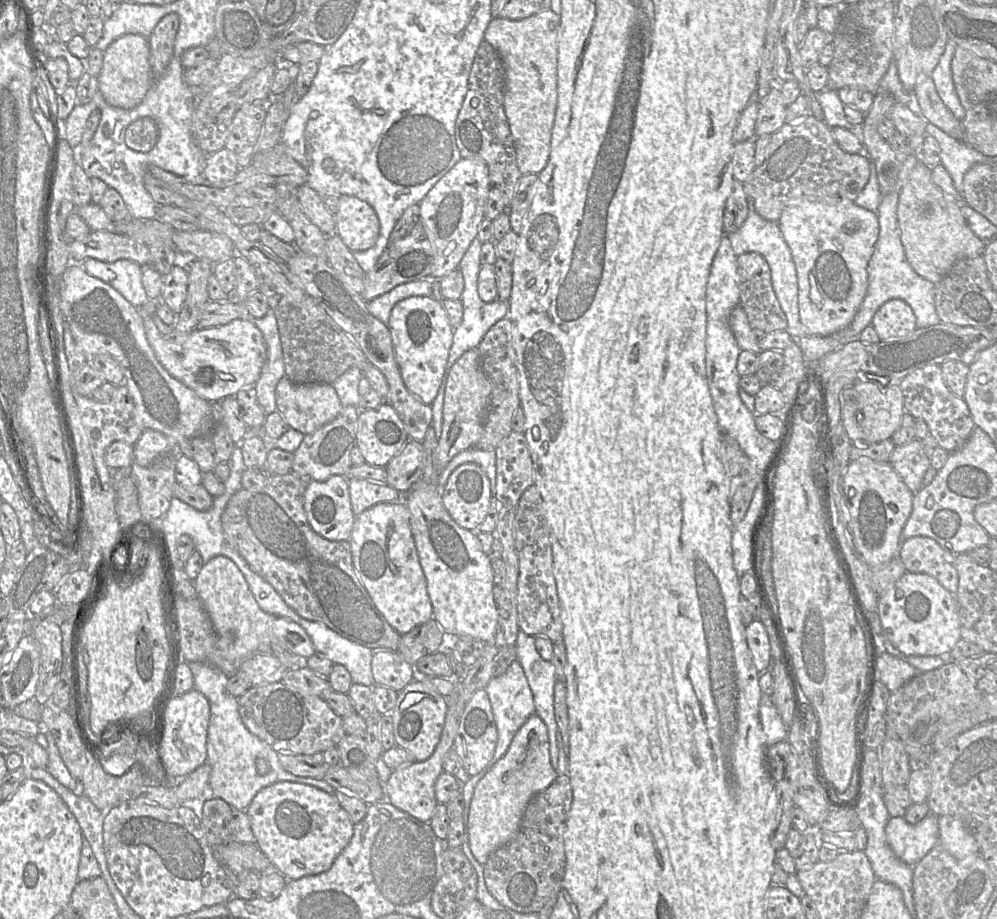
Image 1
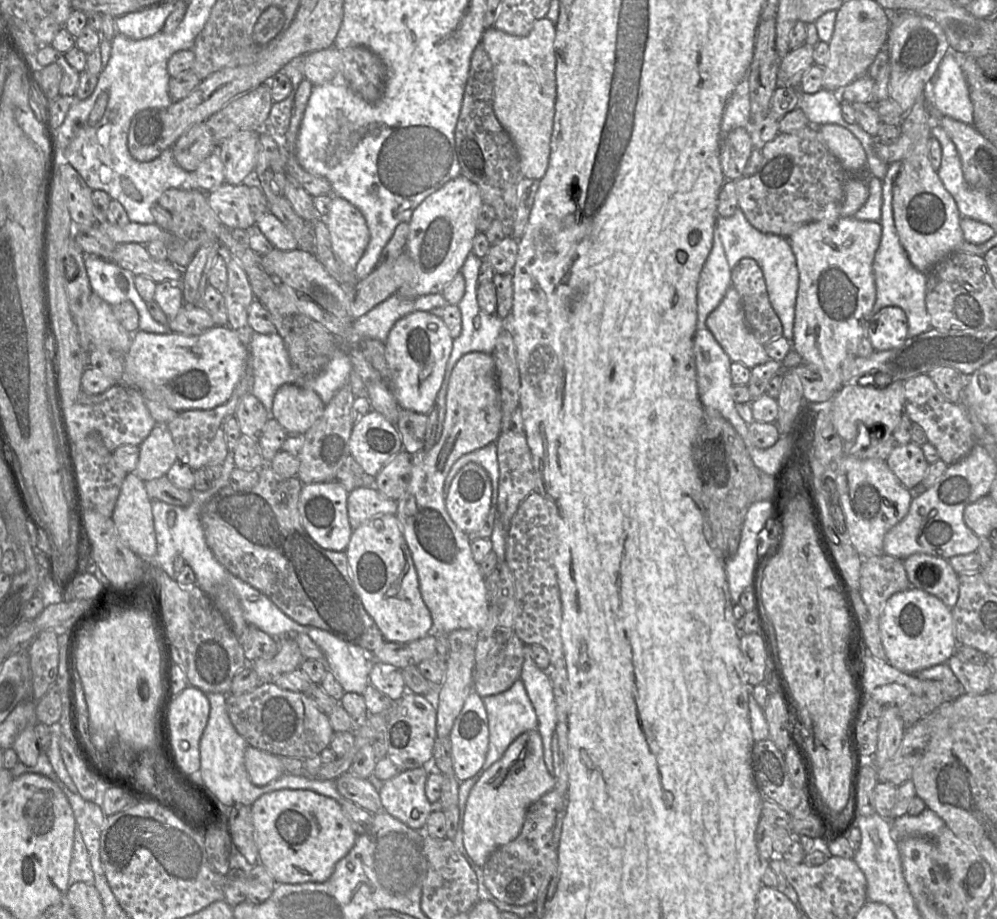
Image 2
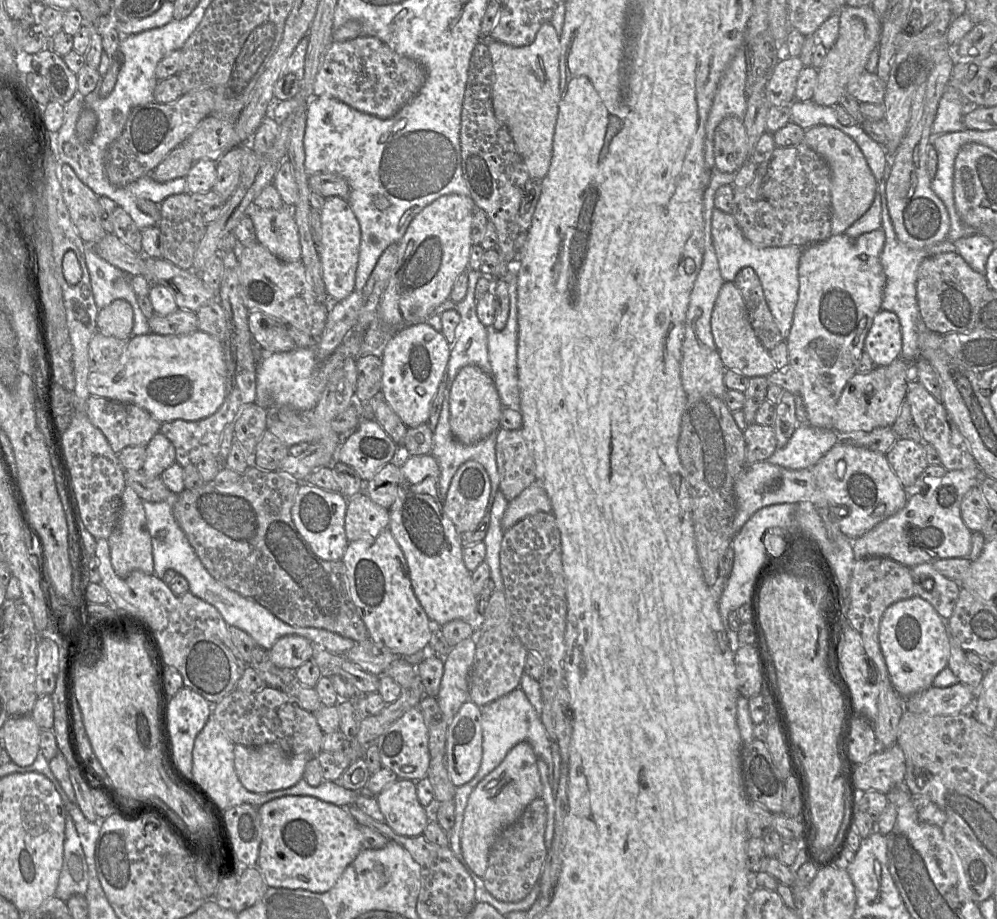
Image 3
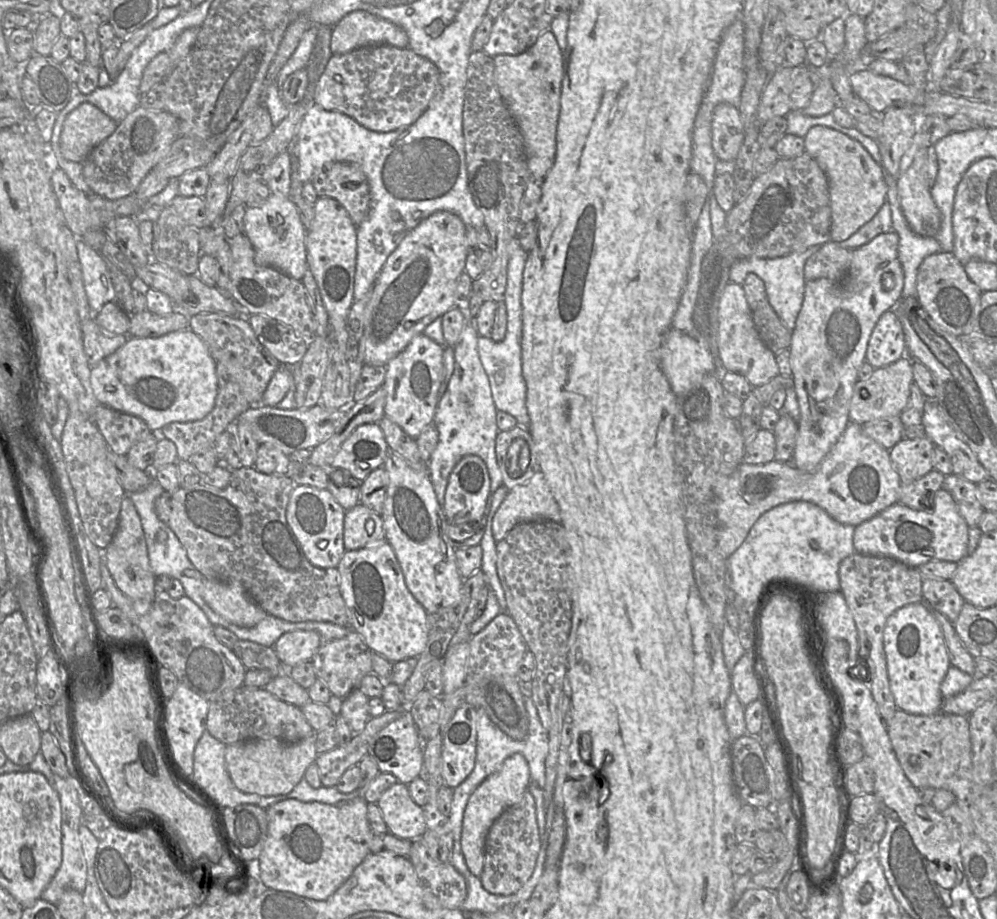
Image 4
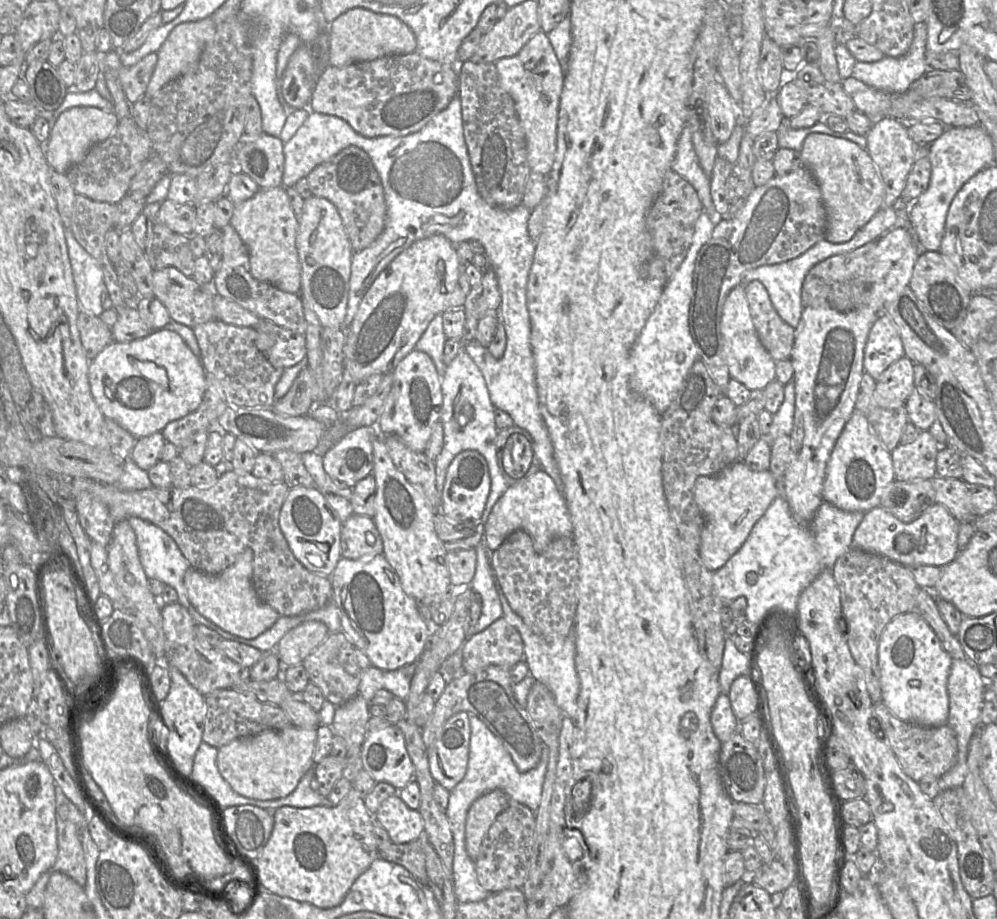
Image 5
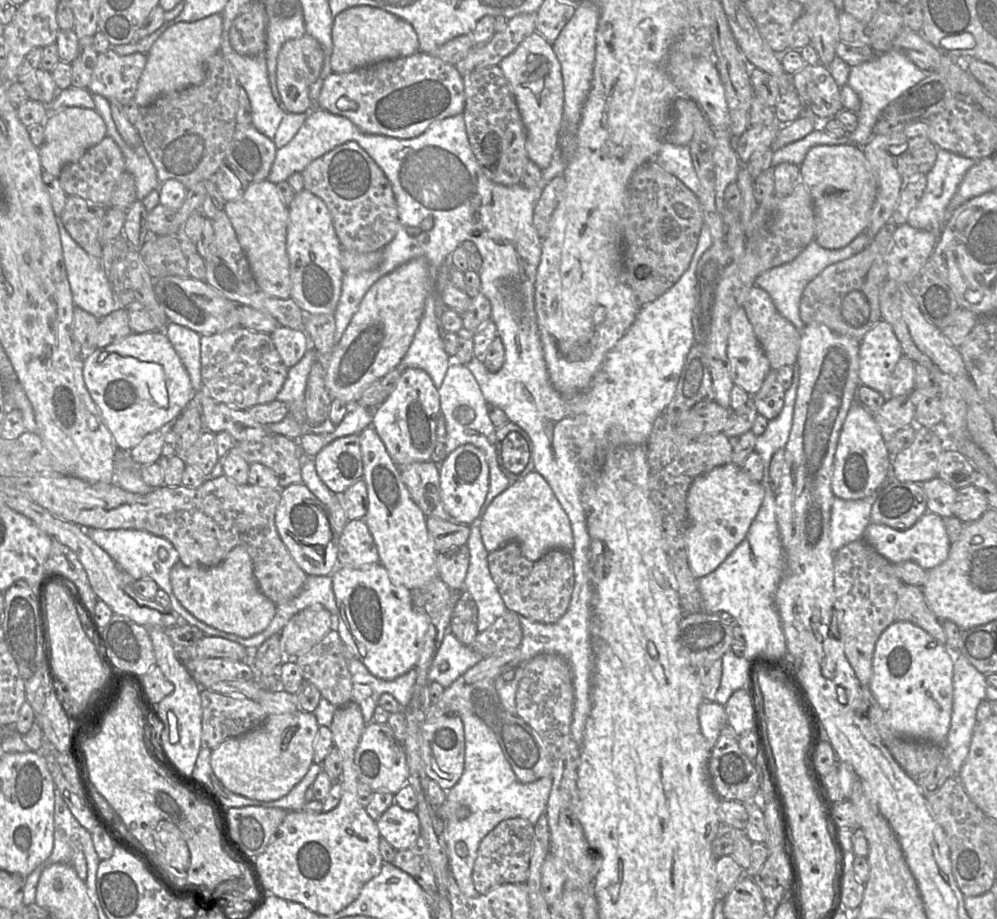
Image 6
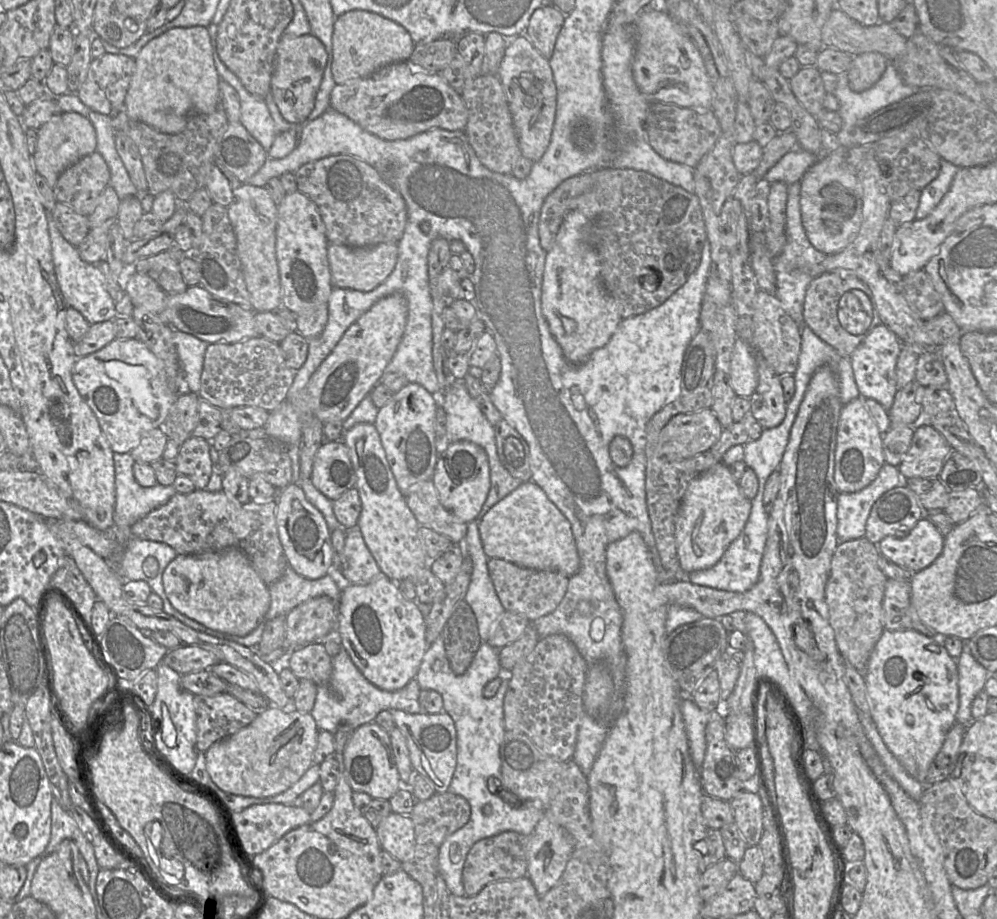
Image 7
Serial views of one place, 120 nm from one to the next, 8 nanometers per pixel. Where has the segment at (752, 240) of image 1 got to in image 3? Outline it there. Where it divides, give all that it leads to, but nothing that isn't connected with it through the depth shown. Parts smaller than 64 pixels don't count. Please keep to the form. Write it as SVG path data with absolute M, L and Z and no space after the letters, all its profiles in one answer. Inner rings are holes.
M717 208L713 209L711 222L712 243L719 263L721 276L725 282L734 282L738 272L751 267L761 282L764 297L781 335L786 341L792 326L794 310L799 296L799 246L759 247L748 241L735 218Z

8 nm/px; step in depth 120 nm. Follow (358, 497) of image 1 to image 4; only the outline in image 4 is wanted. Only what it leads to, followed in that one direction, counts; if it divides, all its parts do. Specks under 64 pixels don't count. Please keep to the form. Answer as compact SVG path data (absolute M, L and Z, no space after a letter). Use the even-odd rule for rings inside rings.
M360 502L346 511L344 517L344 548L358 550L385 540L381 515Z

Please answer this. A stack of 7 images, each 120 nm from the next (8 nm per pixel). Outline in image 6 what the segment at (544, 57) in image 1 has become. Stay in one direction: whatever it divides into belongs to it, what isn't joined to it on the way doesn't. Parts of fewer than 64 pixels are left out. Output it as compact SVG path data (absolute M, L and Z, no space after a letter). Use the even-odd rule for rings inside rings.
M535 31L498 66L510 85L526 130L528 158L543 170L558 149L563 114L563 79L553 46Z

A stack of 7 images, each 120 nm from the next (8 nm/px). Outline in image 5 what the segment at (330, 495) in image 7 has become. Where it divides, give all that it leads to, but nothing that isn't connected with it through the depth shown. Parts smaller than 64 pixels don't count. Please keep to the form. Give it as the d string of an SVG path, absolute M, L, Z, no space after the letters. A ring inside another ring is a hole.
M375 426L348 431L323 456L323 468L338 485L353 488L373 470L373 441L379 437Z

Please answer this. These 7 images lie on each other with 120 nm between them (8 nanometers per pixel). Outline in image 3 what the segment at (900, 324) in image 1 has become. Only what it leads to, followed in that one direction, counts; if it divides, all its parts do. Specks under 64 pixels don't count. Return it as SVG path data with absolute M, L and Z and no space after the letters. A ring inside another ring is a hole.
M880 310L875 315L864 342L864 351L876 366L887 366L901 356L902 335L895 313Z

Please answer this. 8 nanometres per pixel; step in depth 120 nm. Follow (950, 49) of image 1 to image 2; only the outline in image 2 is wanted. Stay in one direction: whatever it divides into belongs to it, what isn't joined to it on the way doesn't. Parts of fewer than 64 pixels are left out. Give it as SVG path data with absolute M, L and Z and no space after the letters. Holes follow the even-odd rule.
M950 48L931 80L928 106L940 115L973 125L973 104L969 85Z

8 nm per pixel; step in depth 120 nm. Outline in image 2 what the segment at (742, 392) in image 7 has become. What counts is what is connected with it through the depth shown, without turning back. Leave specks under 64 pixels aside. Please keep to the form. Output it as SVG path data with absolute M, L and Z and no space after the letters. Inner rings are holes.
M730 287L718 307L706 321L717 342L732 362L739 362L752 369L770 360L745 320L742 299L737 290Z

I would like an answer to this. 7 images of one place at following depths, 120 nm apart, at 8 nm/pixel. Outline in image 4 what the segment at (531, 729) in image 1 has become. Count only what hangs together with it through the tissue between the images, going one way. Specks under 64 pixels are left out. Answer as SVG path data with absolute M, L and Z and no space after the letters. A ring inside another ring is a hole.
M520 753L510 755L502 766L487 777L472 793L466 805L461 833L461 849L469 870L480 877L484 867L485 841L494 821L509 807L518 803L530 785L530 771Z

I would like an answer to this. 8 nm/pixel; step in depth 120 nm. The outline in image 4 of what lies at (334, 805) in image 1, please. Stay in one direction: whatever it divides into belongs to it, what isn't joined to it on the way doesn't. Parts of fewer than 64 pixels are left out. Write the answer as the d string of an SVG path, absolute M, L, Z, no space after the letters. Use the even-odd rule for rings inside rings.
M357 796L343 806L322 802L302 802L286 799L266 809L268 819L267 837L258 858L259 882L262 888L290 892L313 900L328 899L353 873L370 852L374 835L368 821L368 802Z

